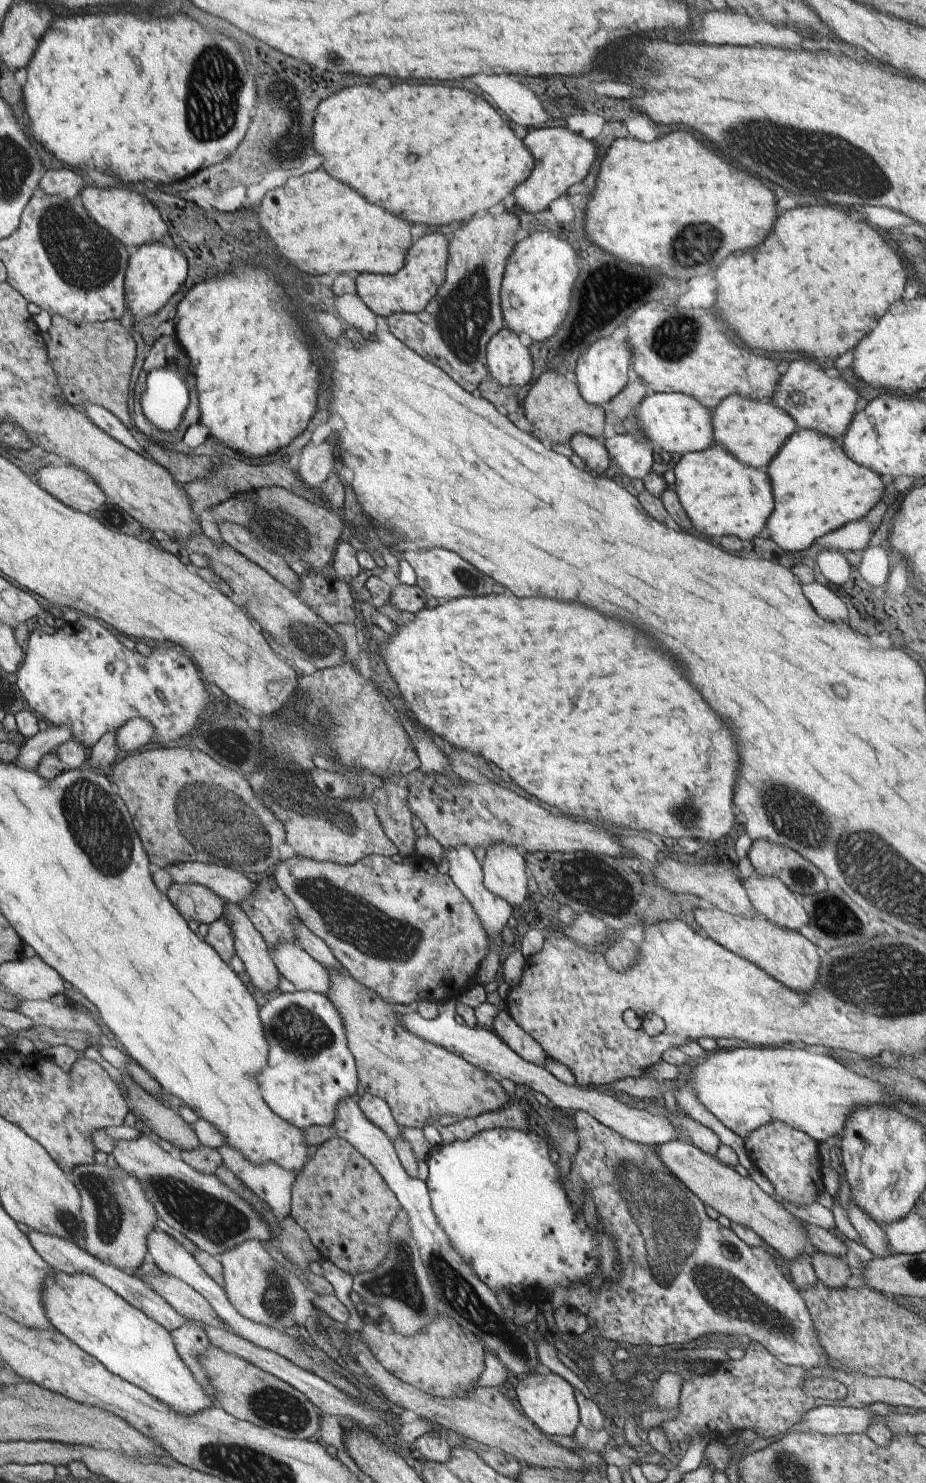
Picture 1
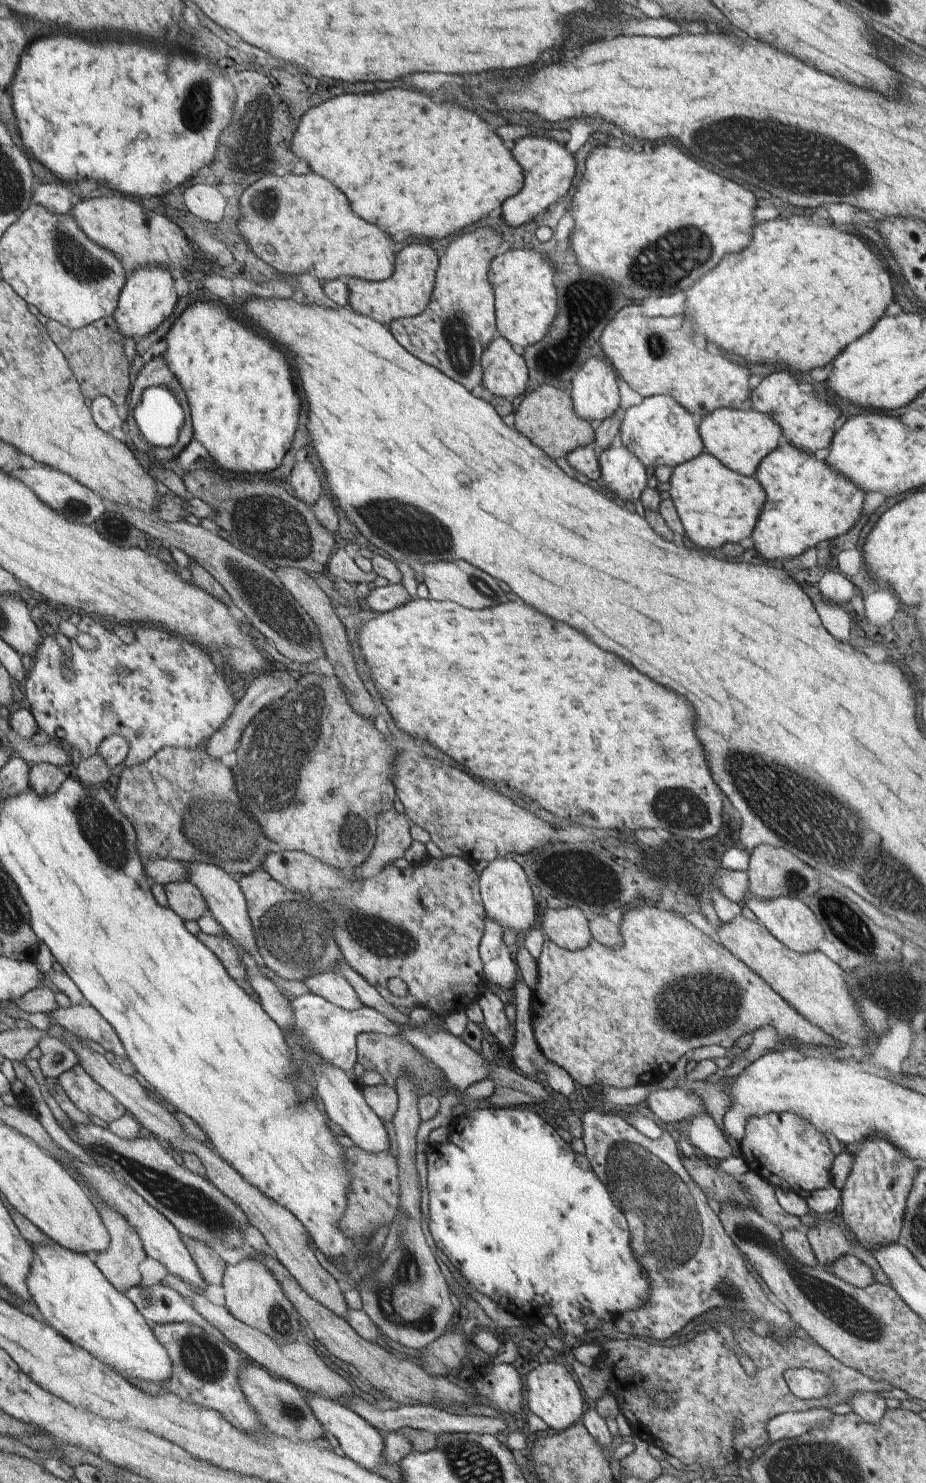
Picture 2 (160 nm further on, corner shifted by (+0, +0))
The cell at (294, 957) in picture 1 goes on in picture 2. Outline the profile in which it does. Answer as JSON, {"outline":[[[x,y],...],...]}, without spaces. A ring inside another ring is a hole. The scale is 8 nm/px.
{"outline":[[[313,972],[312,976],[308,976],[302,982],[306,984],[310,992],[327,999],[328,1002],[334,1003],[335,1006],[343,1010],[357,1010],[363,1004],[355,988],[337,973],[322,972],[322,974],[316,974]]]}

